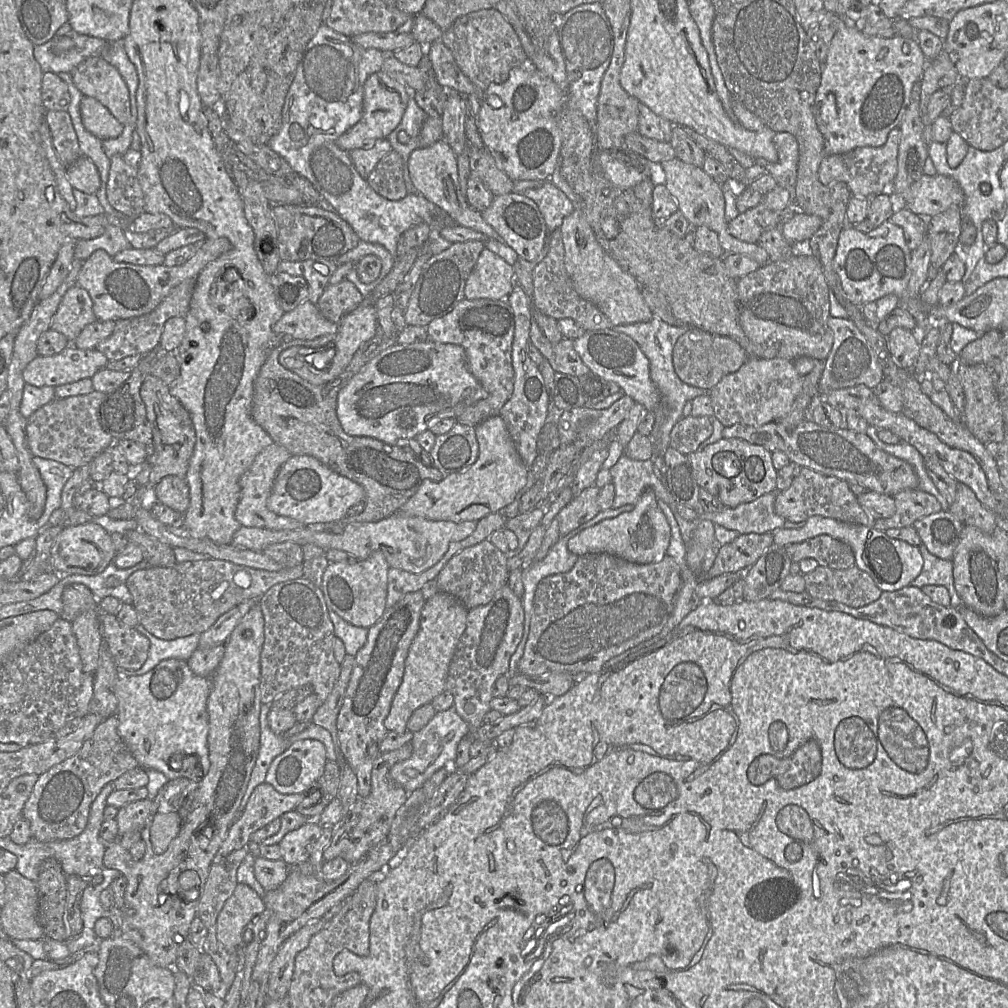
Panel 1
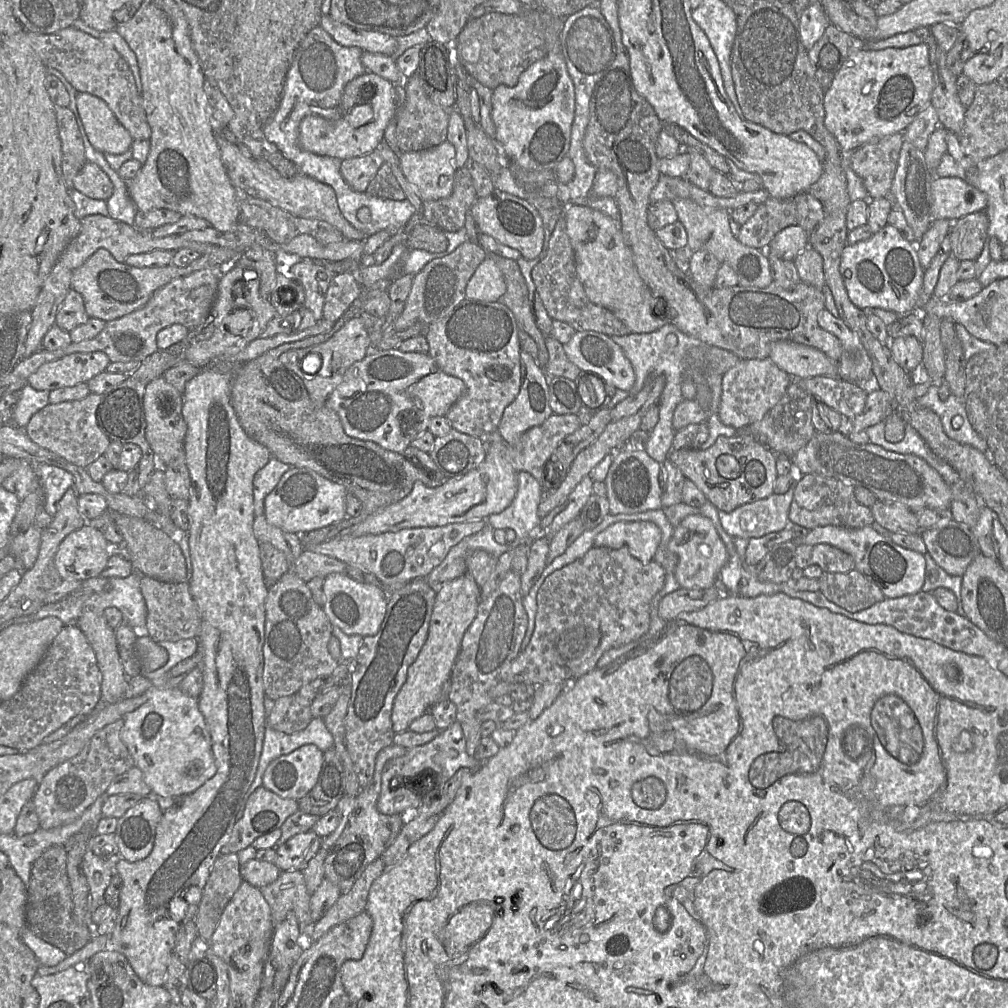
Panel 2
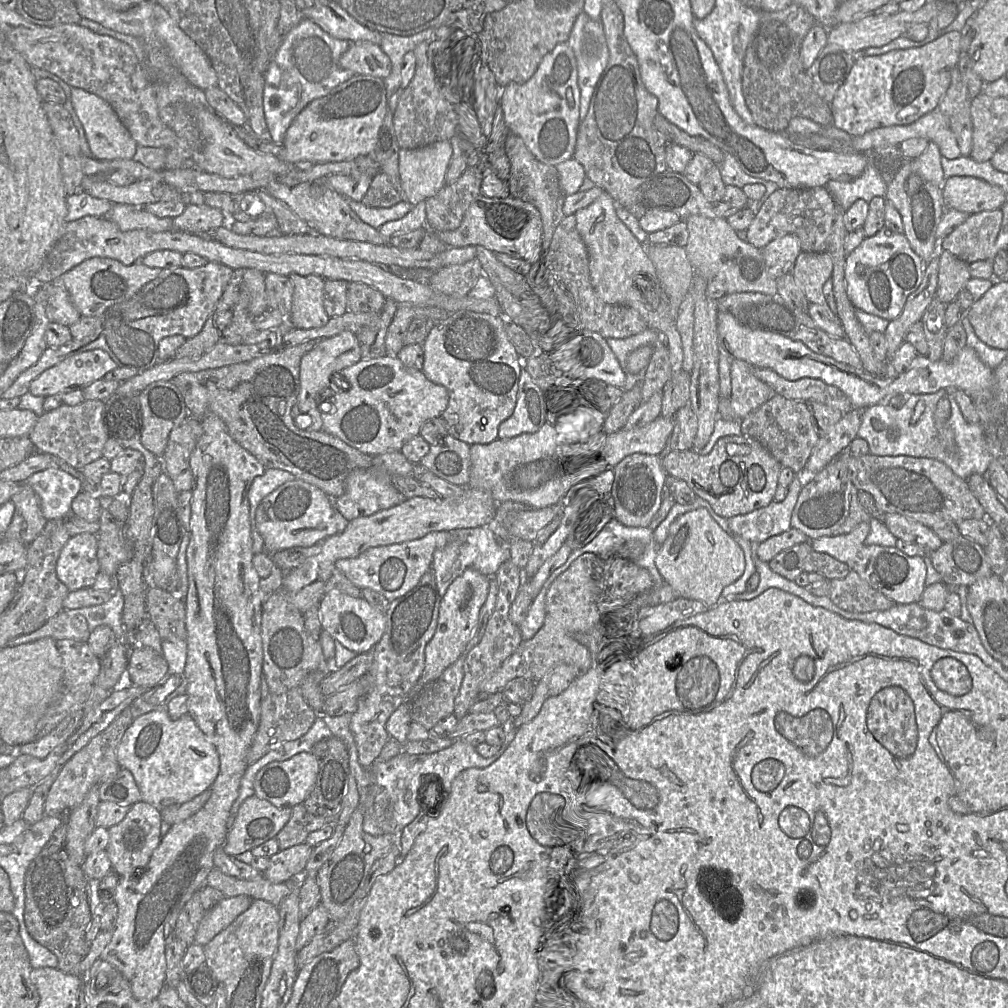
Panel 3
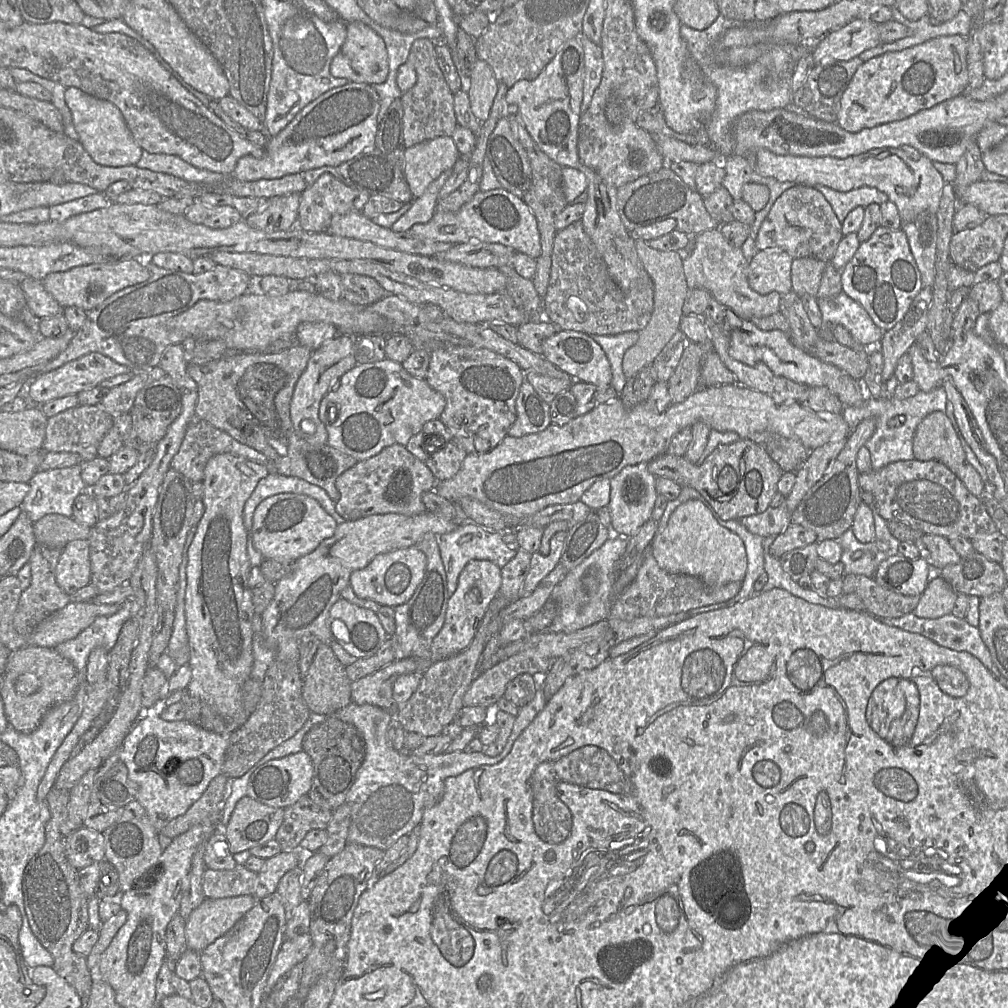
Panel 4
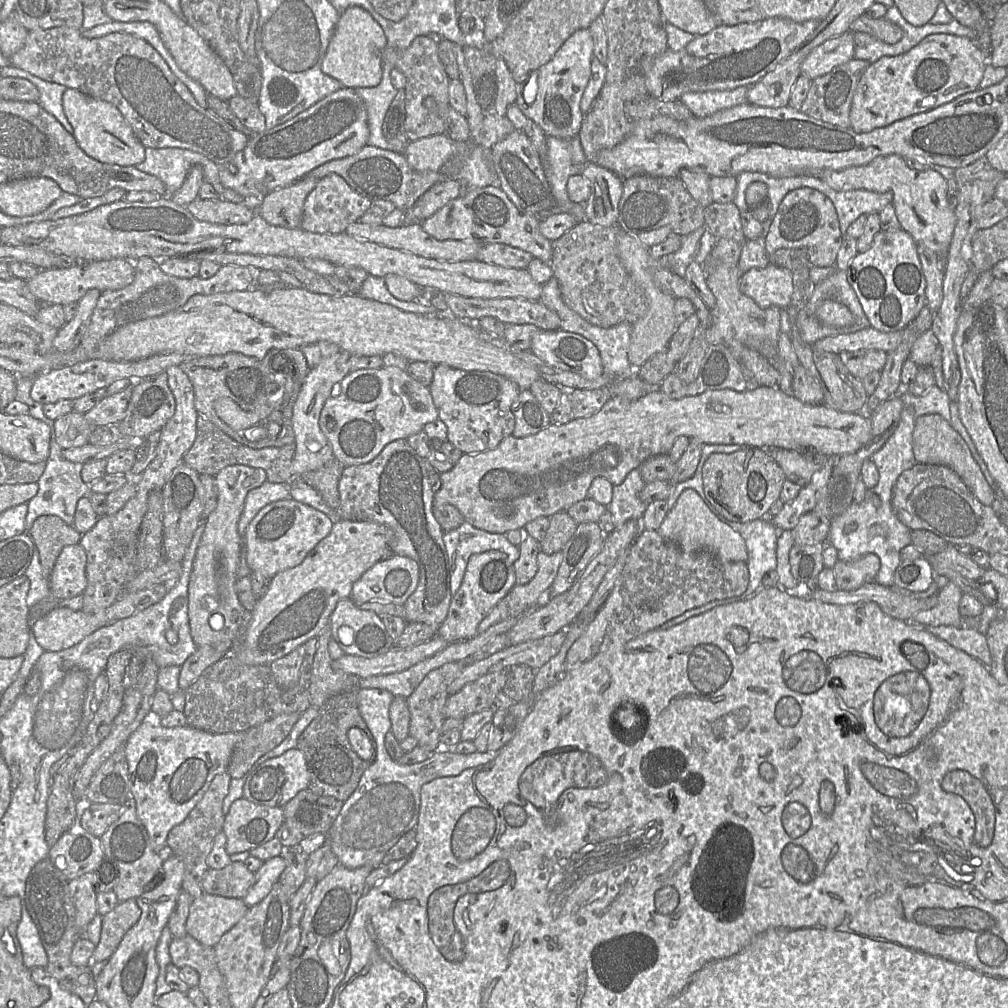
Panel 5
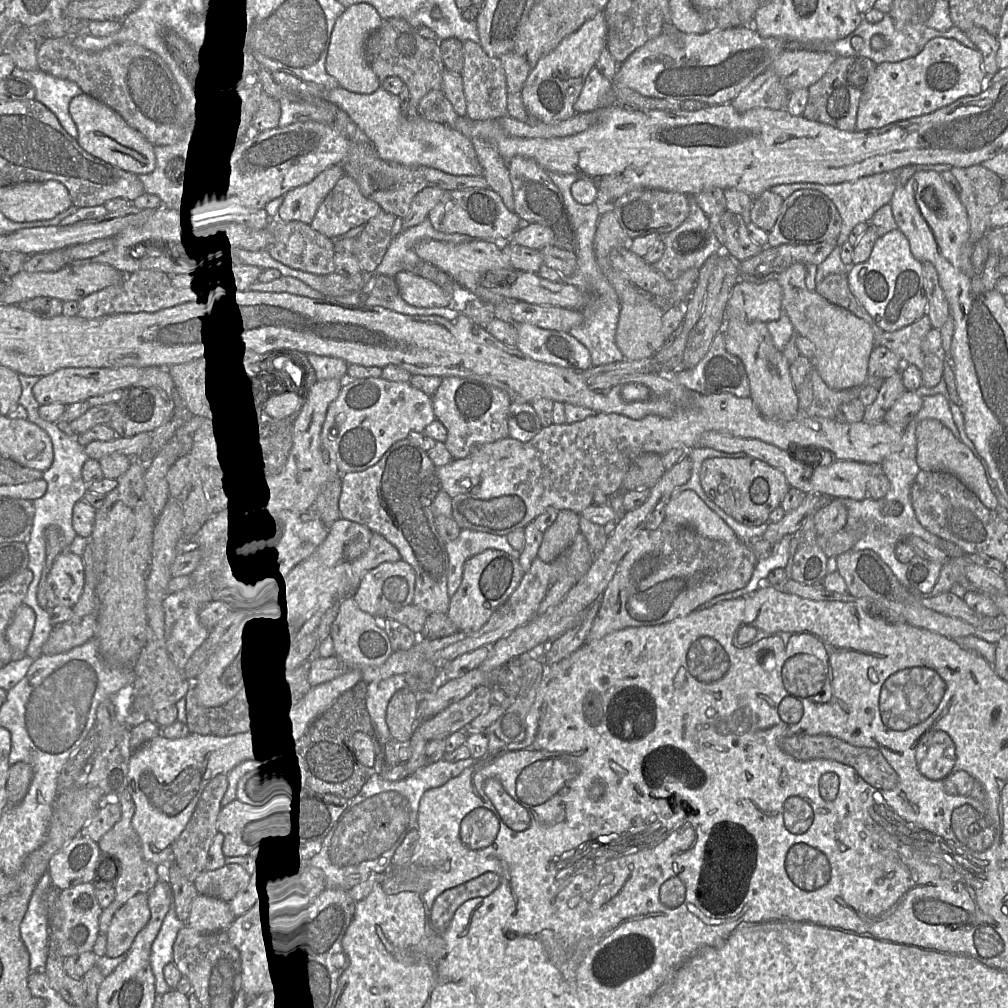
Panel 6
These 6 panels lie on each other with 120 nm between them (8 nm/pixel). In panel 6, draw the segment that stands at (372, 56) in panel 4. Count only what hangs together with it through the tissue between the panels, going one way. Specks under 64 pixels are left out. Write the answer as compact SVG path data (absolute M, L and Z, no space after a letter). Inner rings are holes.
M366 3L352 5L336 20L325 60L326 73L336 79L339 87L354 93L371 94L381 82L366 61L364 46L368 36L382 24L375 8Z

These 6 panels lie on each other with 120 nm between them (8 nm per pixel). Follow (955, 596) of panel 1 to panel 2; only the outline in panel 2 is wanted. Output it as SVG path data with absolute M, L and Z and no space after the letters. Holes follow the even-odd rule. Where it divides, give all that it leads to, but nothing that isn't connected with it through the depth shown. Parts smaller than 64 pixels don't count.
M928 552L924 553L923 555L926 560L926 575L925 583L921 591L932 594L932 591L937 588L950 589L957 599L958 609L956 613L961 616L965 616L965 611L962 607L961 599L962 576L948 574L934 561Z

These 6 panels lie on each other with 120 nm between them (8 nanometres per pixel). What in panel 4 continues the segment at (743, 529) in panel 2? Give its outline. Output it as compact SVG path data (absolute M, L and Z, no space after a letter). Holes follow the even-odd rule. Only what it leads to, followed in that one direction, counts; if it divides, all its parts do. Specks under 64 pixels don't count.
M786 499L779 507L767 508L763 513L750 515L739 521L753 534L761 537L779 535L791 523L792 513L786 505Z

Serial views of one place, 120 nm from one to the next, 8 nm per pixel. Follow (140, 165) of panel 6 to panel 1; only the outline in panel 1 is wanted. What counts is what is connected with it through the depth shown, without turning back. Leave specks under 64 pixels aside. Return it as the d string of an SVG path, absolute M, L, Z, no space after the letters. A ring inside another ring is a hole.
M82 97L80 113L85 129L101 141L117 138L123 132L123 124L92 97Z

